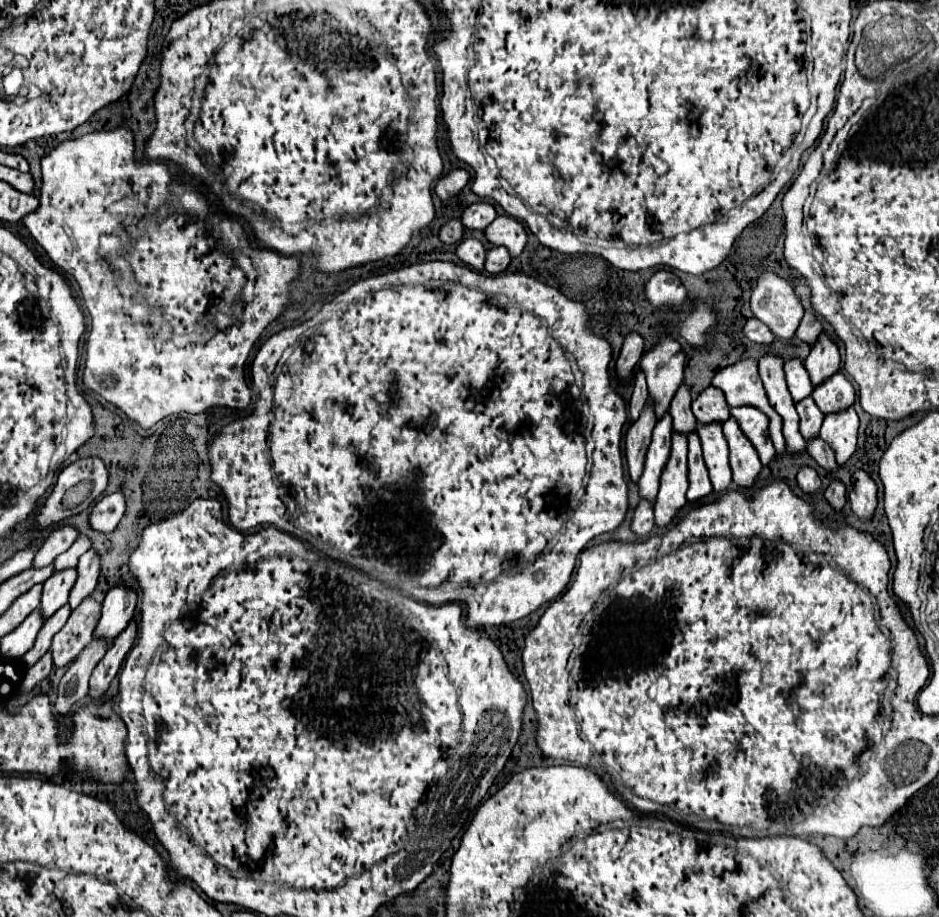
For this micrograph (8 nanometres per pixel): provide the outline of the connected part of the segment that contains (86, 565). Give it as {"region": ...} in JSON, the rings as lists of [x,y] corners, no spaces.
{"region":[[[87,551],[81,555],[79,563],[77,563],[77,581],[69,593],[69,607],[75,609],[85,597],[89,597],[97,585],[99,579],[99,571],[101,571],[101,561],[99,555],[95,551]]]}

